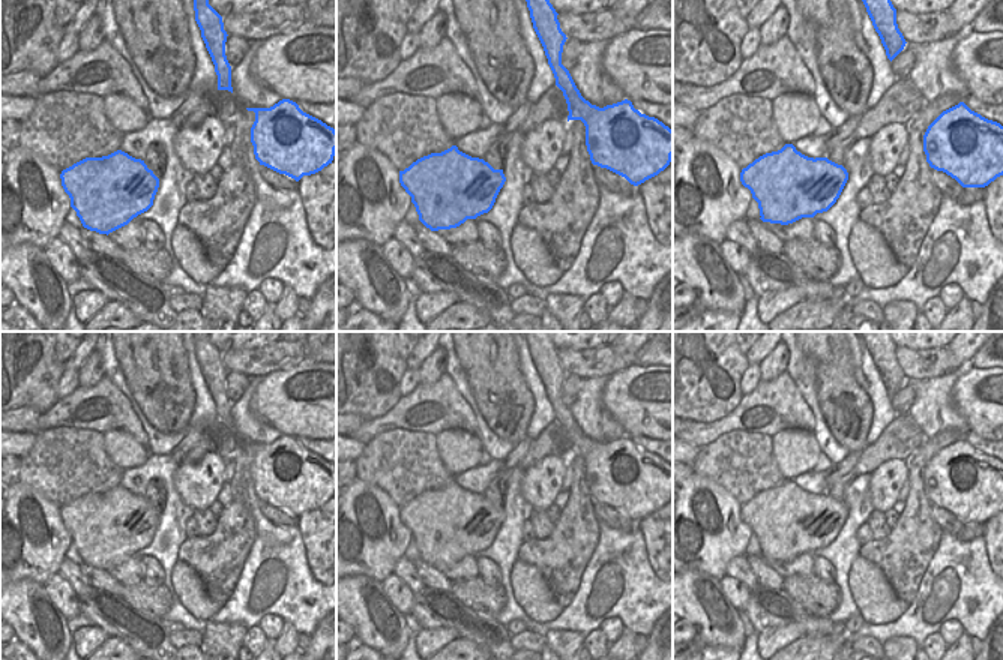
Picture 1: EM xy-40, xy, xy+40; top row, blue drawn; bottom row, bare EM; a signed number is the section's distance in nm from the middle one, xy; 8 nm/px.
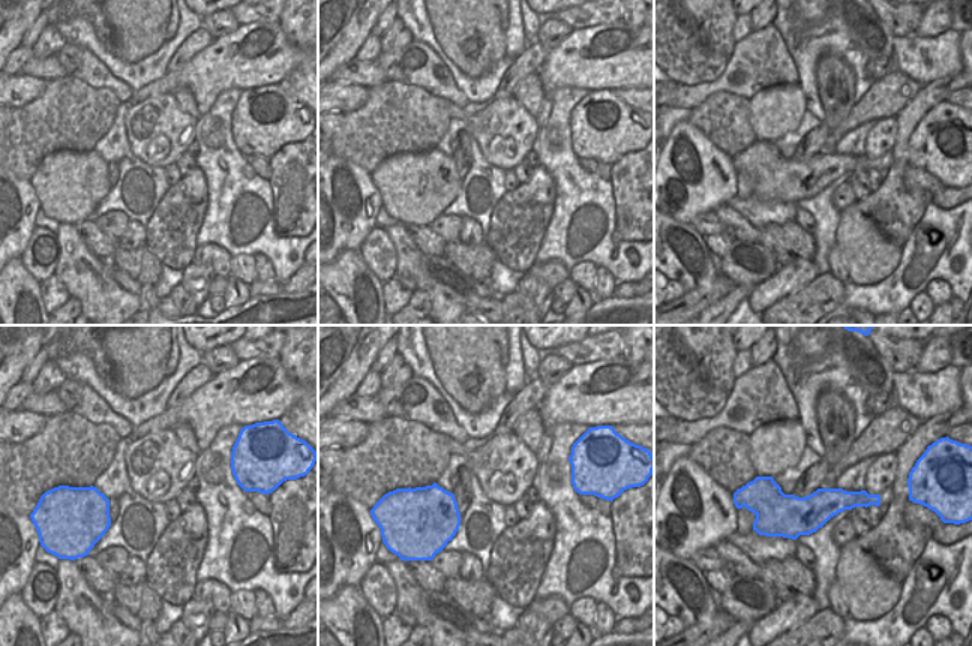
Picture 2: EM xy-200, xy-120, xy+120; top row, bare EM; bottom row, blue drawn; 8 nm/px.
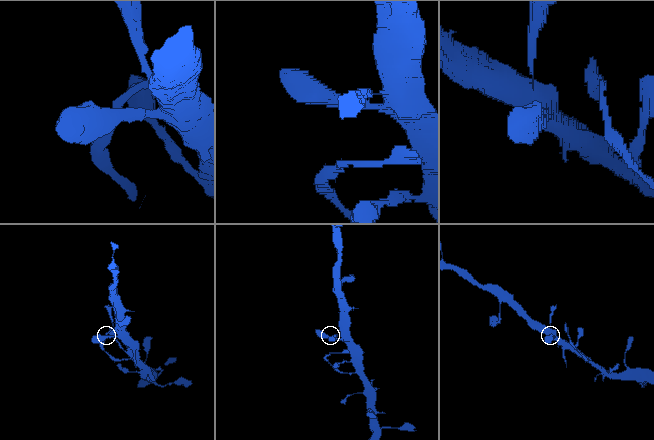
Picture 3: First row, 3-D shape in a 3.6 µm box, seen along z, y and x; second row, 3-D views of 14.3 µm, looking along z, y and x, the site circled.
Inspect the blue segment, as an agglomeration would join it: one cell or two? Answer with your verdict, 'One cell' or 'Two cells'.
One cell.

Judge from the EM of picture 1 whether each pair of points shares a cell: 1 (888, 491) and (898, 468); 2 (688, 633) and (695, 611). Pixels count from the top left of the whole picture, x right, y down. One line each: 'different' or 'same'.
1: same
2: different

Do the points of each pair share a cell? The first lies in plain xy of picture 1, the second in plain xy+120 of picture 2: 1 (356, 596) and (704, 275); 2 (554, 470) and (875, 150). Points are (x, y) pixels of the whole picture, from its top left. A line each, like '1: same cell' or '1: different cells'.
1: same cell
2: same cell

